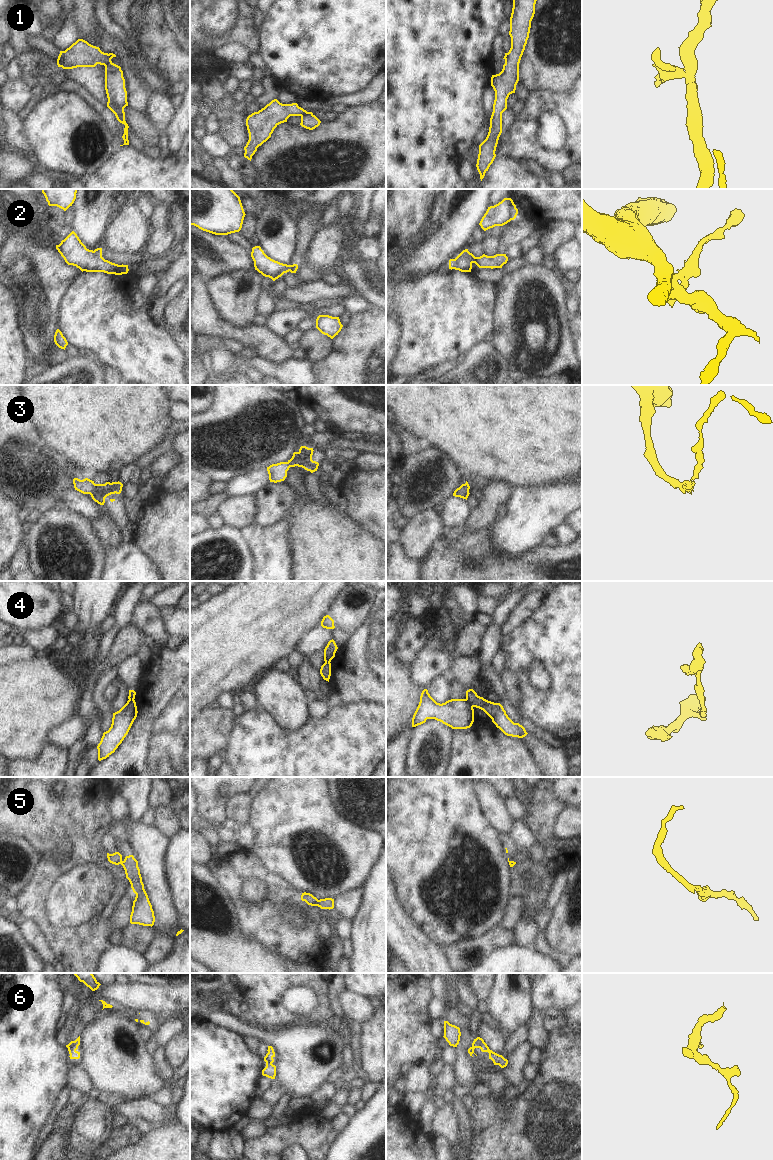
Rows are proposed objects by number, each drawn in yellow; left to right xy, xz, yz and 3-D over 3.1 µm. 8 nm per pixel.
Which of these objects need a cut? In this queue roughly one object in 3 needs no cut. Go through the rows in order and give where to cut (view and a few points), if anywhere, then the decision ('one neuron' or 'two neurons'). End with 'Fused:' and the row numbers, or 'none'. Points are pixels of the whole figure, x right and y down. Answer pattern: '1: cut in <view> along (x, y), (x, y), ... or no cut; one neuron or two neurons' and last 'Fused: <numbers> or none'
1: cut in xy along (109, 54), (109, 60), (104, 65); two neurons
2: cut in yz along (462, 251), (472, 262); two neurons
3: no cut; one neuron
4: cut in yz along (466, 698), (472, 707); two neurons
5: cut in xz along (318, 900), (316, 905); two neurons
6: cut in xz along (264, 1058), (271, 1063); two neurons
Fused: 1, 2, 4, 5, 6

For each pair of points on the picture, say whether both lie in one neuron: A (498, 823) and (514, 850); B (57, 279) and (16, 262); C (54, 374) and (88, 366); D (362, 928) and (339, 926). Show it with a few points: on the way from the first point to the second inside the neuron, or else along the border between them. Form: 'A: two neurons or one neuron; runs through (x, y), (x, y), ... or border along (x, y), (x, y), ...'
A: two neurons; border along (499, 833), (507, 833), (509, 835)
B: one neuron; runs through (47, 277), (39, 277), (26, 268)
C: one neuron; runs through (62, 374), (75, 373), (80, 369)
D: two neurons; border along (352, 920), (352, 934), (349, 938)

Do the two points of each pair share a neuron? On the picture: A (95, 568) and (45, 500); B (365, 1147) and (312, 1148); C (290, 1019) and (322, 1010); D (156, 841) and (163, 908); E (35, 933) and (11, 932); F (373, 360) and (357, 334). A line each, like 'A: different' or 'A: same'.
A: different
B: different
C: same
D: same
E: different
F: same

